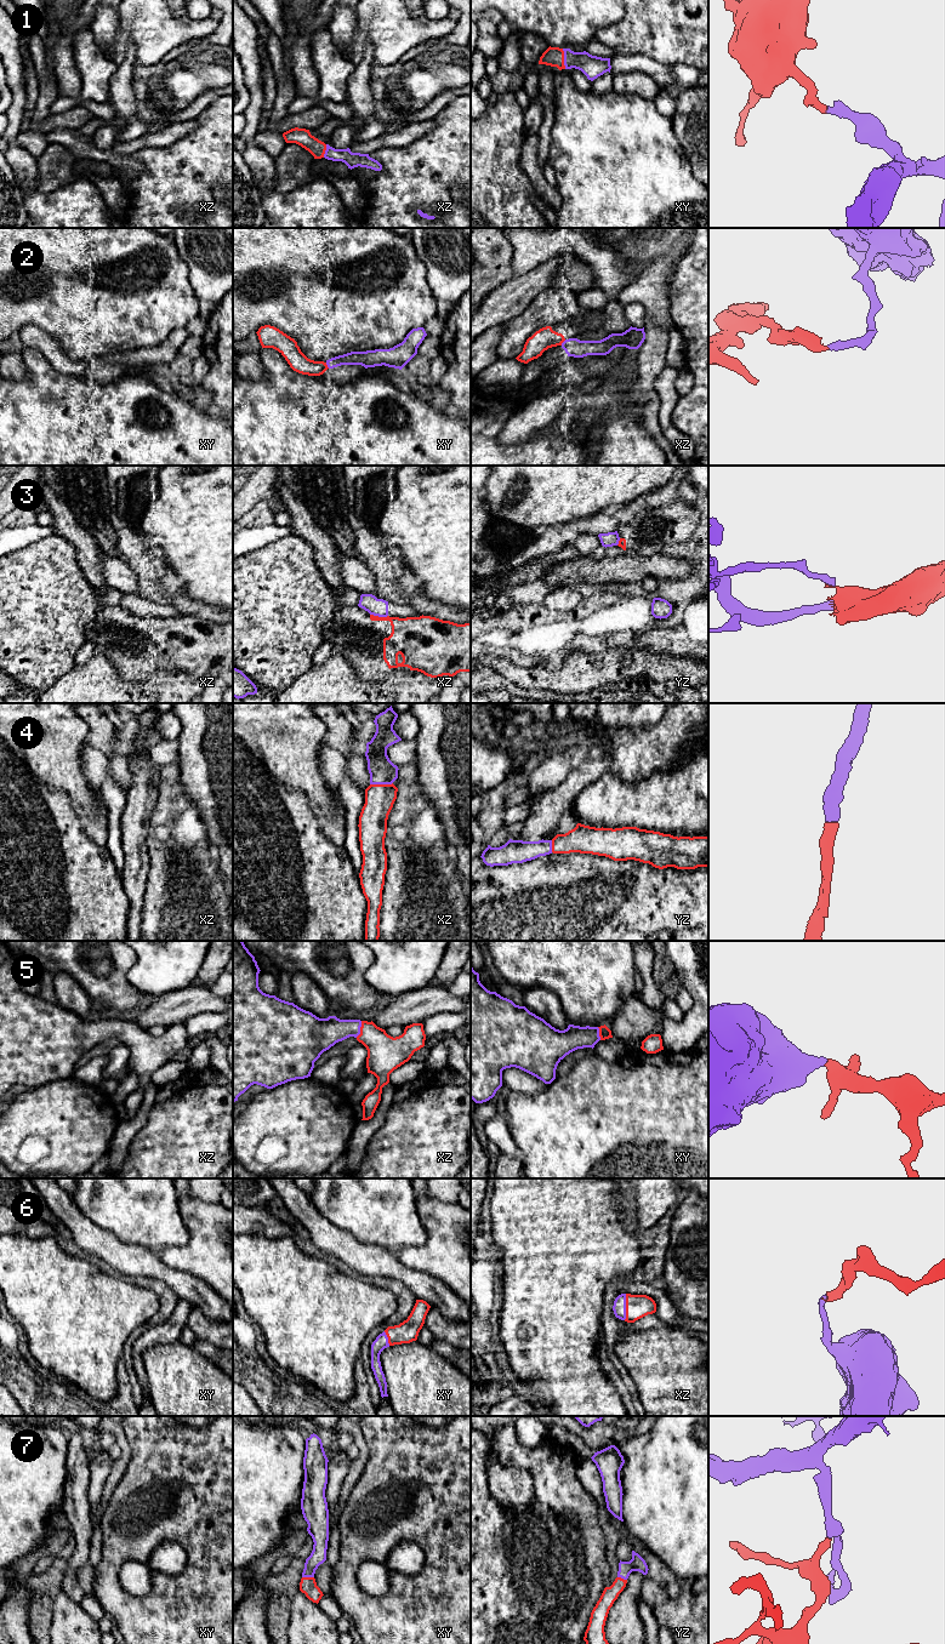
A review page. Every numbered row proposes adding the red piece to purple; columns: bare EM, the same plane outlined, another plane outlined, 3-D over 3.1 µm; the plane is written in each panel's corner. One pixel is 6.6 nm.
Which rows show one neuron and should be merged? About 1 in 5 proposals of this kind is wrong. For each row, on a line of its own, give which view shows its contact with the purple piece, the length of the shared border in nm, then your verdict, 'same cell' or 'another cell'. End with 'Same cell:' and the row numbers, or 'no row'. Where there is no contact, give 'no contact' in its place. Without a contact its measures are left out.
1: contact in xy; length 140 nm; same cell
2: contact in xy; length 50 nm; another cell
3: contact in xz; length 120 nm; another cell
4: contact in xz; length 150 nm; same cell
5: contact in xz; length 120 nm; same cell
6: contact in xz; length 180 nm; same cell
7: contact in xy; length 80 nm; same cell
Same cell: 1, 4, 5, 6, 7

